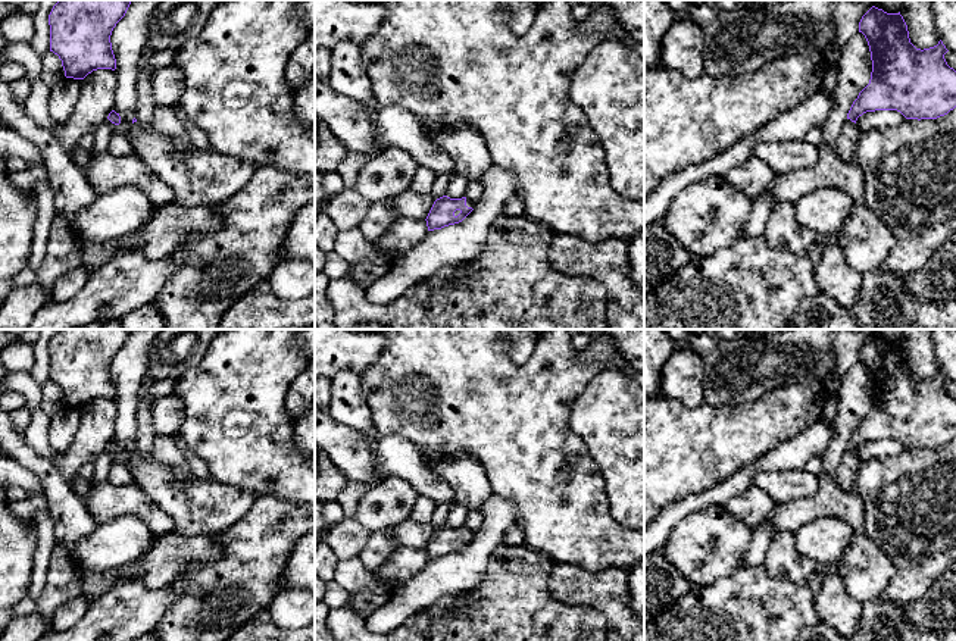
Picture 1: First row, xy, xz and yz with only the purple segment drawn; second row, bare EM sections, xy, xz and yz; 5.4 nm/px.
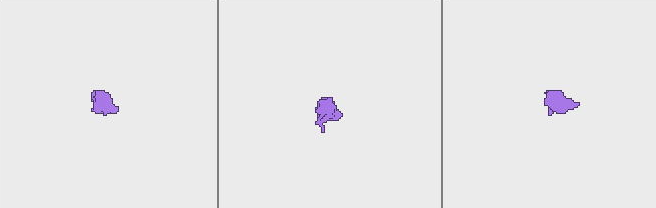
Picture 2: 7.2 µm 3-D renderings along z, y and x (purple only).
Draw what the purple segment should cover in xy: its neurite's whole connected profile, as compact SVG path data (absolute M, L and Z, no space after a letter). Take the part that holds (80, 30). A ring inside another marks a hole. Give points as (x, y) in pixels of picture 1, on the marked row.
M57 0L49 15L50 51L59 56L66 78L84 79L97 69L116 69L110 35L131 0Z

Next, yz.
M872 6L859 22L859 32L868 41L872 72L869 84L853 101L847 119L843 123L835 141L838 156L850 163L856 163L856 148L862 131L856 125L859 116L875 110L897 110L906 119L937 119L956 107L956 71L944 59L949 51L940 40L930 49L916 49L909 38L907 25L899 13L887 13Z

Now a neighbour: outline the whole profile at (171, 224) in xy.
M175 203L154 207L153 216L134 235L124 240L124 250L140 250L149 259L165 259L193 234L212 235L225 225L213 206L182 207Z

